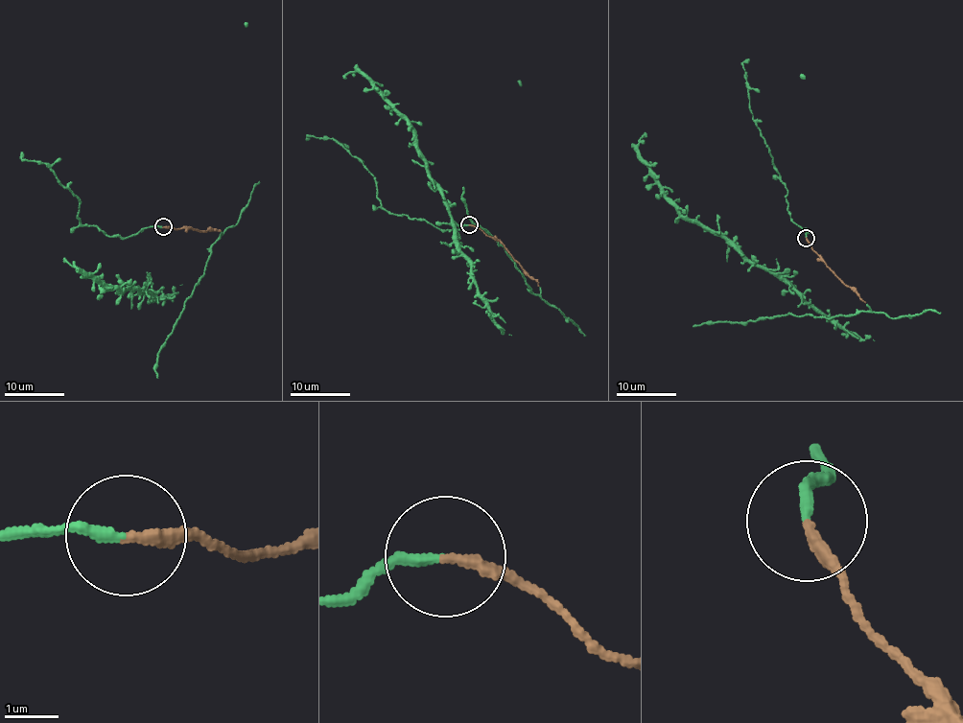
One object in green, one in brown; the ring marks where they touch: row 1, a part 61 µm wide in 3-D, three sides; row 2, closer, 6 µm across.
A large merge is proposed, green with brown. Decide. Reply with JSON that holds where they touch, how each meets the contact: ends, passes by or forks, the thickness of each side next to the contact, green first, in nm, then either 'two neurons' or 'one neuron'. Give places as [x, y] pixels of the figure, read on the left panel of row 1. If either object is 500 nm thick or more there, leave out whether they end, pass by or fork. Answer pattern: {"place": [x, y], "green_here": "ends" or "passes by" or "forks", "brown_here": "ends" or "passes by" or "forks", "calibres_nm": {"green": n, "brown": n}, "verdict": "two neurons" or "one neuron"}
{"place": [163, 226], "green_here": "ends", "brown_here": "ends", "calibres_nm": {"green": 200, "brown": 200}, "verdict": "one neuron"}

